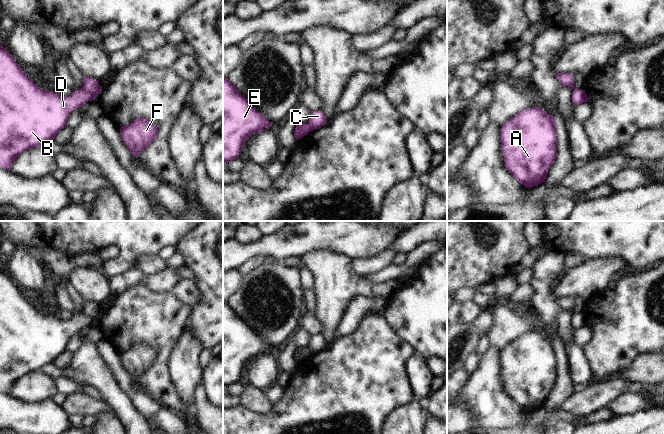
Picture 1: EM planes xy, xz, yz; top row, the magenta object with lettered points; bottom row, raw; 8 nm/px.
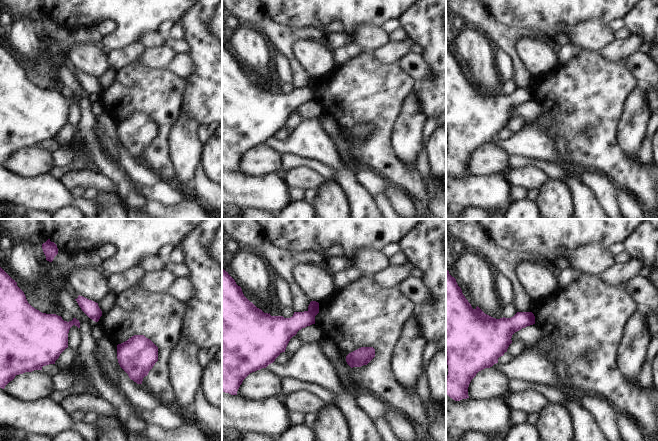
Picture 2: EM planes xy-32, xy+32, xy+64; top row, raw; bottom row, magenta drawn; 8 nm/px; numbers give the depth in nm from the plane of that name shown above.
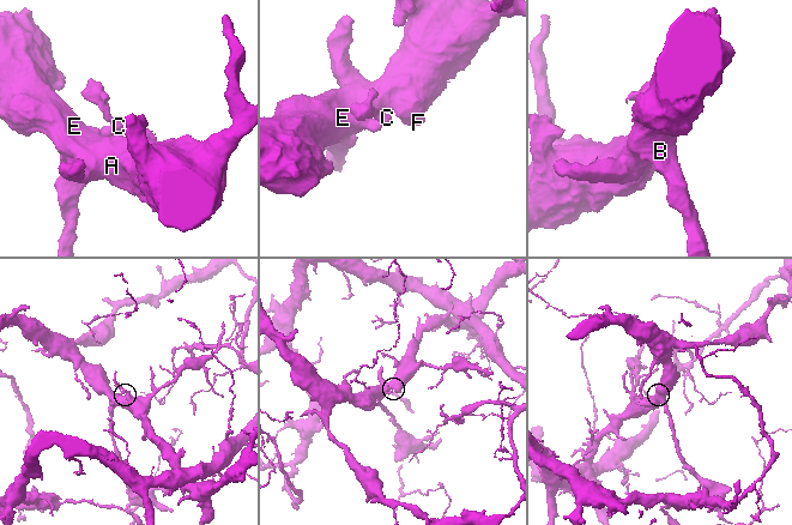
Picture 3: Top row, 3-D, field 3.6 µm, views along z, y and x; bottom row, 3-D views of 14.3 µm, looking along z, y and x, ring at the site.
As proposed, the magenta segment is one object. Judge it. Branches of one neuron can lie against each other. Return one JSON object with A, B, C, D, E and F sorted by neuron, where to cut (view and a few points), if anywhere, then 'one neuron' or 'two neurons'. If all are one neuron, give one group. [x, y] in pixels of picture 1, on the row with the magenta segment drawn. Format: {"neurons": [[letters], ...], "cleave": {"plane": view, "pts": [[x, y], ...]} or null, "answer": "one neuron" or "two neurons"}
{"neurons": [["A", "B", "D", "E", "F"], ["C"]], "cleave": {"plane": "xy", "pts": [[81, 88], [94, 98]]}, "answer": "two neurons"}

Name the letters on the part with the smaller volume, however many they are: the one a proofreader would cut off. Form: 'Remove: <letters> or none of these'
Remove: C

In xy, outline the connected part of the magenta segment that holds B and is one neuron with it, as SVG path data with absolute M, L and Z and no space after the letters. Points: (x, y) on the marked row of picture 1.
M0 44L0 167L10 171L15 159L23 152L32 148L40 148L66 127L70 113L81 108L94 98L82 89L73 91L69 97L49 90L42 90L14 60L13 56Z

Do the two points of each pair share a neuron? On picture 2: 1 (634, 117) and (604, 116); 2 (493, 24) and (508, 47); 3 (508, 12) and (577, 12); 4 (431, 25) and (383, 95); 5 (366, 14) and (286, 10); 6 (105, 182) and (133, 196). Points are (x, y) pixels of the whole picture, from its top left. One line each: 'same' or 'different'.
1: different
2: same
3: same
4: different
5: same
6: different

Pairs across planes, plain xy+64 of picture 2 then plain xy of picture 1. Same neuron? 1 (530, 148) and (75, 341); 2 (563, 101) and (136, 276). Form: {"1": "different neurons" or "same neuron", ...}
{"1": "different neurons", "2": "different neurons"}

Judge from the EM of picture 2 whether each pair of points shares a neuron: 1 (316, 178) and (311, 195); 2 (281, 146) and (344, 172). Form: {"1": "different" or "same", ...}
{"1": "different", "2": "same"}

